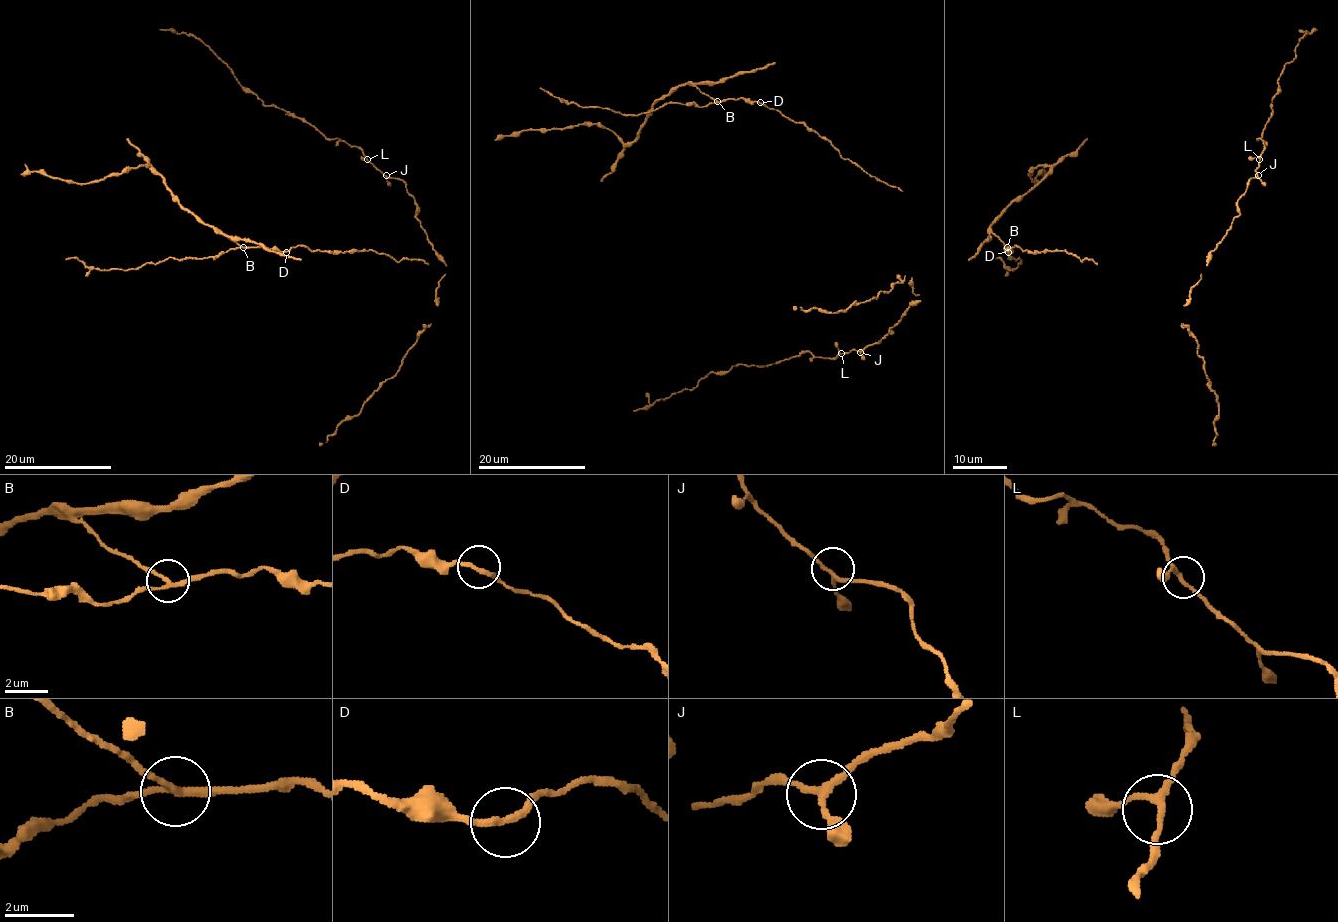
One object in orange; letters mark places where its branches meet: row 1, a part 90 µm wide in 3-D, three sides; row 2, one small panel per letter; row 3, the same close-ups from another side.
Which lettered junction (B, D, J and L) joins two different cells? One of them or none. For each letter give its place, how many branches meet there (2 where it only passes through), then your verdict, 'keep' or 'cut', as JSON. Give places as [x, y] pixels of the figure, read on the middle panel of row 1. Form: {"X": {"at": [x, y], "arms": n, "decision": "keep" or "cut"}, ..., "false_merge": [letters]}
{"B": {"at": [717, 101], "arms": 3, "decision": "cut"}, "D": {"at": [760, 102], "arms": 2, "decision": "keep"}, "J": {"at": [860, 352], "arms": 3, "decision": "keep"}, "L": {"at": [841, 353], "arms": 3, "decision": "keep"}, "false_merge": ["B"]}

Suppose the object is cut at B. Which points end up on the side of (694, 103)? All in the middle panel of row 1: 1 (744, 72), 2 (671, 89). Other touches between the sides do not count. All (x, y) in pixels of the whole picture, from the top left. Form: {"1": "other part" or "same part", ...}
{"1": "other part", "2": "other part"}

